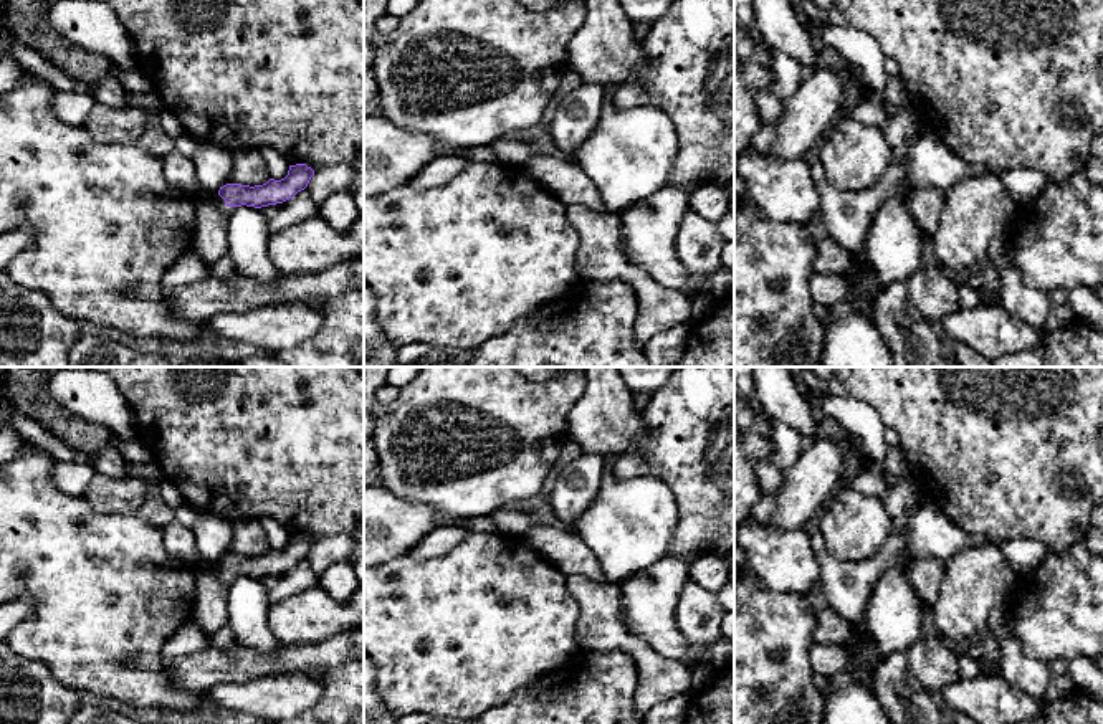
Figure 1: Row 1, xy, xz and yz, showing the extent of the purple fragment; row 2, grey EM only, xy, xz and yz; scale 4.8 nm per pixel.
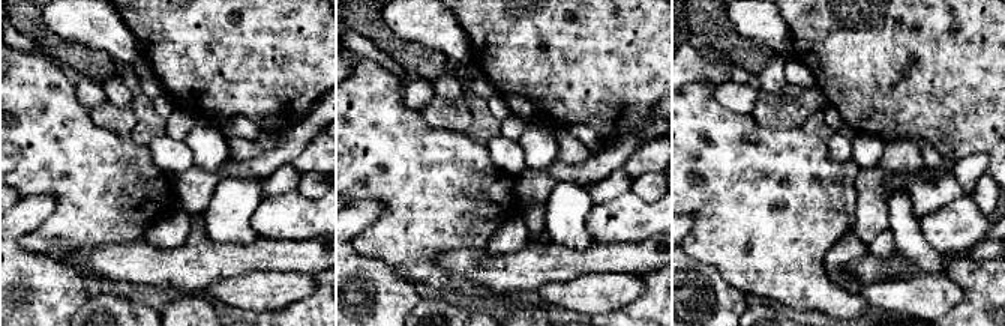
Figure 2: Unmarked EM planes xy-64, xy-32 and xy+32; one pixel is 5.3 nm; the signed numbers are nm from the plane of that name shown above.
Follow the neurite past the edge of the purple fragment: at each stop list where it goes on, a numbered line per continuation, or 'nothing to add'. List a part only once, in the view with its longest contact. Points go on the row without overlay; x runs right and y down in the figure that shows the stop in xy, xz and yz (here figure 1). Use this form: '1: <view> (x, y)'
1: xy (220, 576)

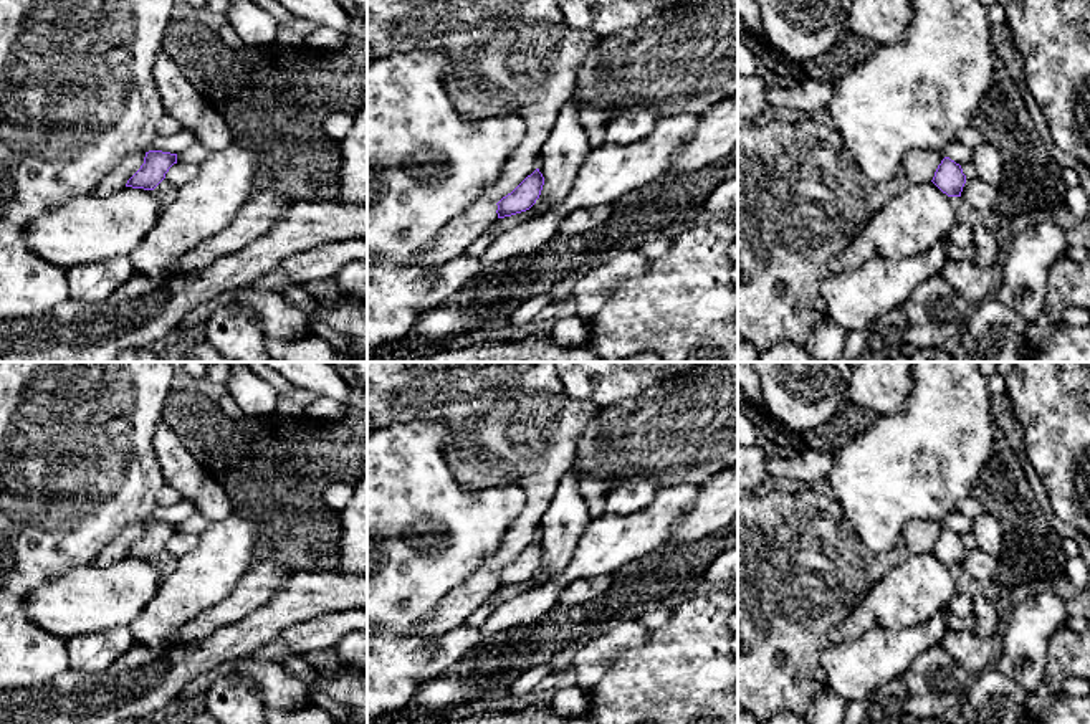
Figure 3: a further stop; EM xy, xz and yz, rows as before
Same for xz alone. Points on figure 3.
nothing to add

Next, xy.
nothing to add

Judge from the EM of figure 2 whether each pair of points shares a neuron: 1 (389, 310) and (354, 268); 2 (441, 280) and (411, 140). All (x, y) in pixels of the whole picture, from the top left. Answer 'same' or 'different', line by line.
1: same
2: same

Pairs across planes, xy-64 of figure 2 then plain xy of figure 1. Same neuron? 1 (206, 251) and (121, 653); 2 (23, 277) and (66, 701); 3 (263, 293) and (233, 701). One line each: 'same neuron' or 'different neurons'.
1: different neurons
2: same neuron
3: same neuron

